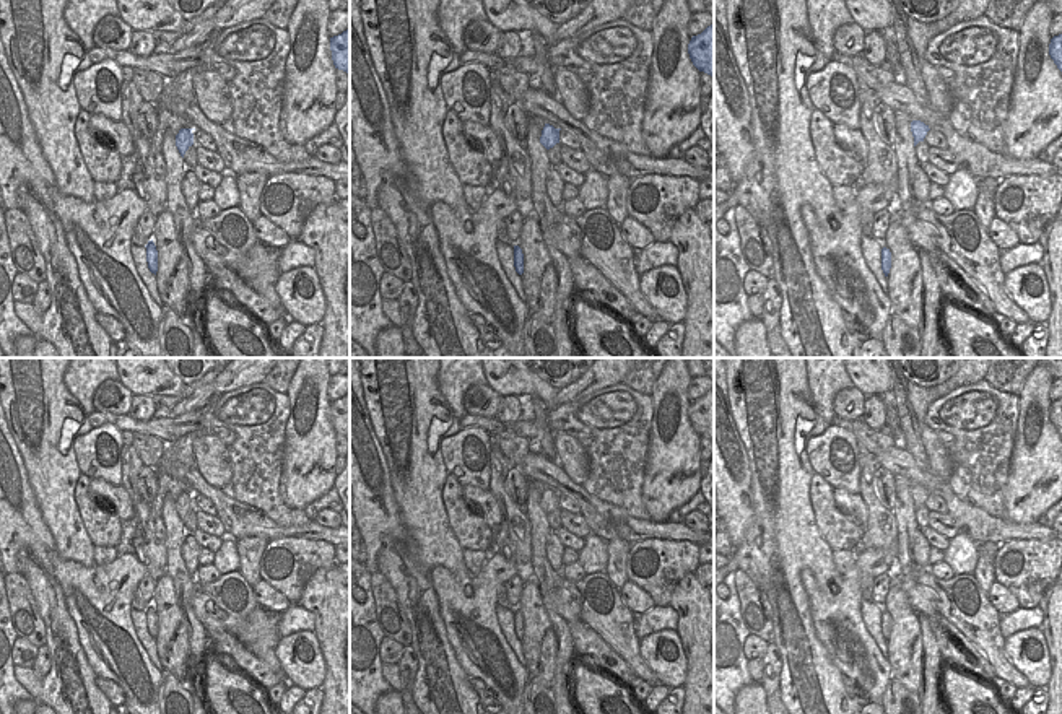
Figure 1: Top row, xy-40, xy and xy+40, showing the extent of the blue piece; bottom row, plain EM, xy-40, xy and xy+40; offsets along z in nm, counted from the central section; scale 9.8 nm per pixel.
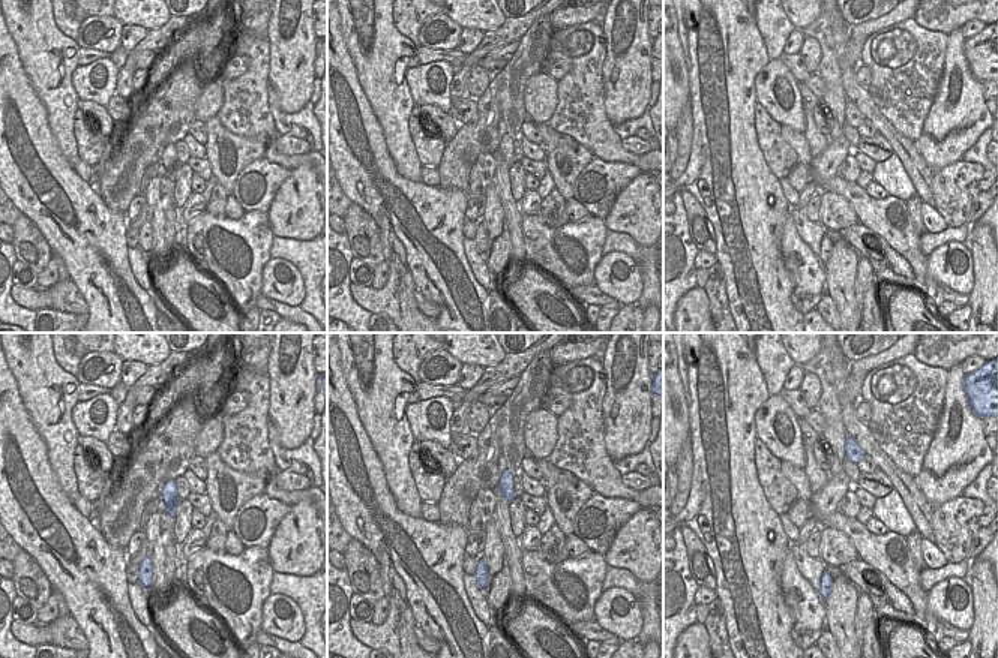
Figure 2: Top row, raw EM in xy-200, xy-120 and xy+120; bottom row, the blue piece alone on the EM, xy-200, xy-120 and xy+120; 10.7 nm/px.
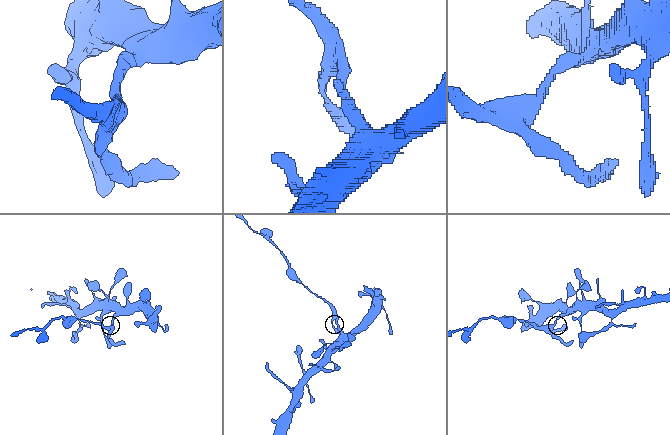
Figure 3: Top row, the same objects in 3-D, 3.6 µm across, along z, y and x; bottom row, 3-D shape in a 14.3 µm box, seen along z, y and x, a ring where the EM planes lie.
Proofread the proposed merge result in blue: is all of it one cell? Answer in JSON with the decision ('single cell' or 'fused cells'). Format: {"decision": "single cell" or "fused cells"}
{"decision": "fused cells"}

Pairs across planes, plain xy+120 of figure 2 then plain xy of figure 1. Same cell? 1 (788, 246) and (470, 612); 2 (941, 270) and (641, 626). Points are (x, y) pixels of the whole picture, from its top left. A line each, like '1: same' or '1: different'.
1: same
2: different

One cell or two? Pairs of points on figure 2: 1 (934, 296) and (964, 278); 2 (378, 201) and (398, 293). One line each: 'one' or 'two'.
1: one
2: two

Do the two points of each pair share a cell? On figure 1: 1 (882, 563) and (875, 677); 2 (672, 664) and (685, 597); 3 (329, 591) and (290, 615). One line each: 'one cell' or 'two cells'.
1: one cell
2: two cells
3: two cells

